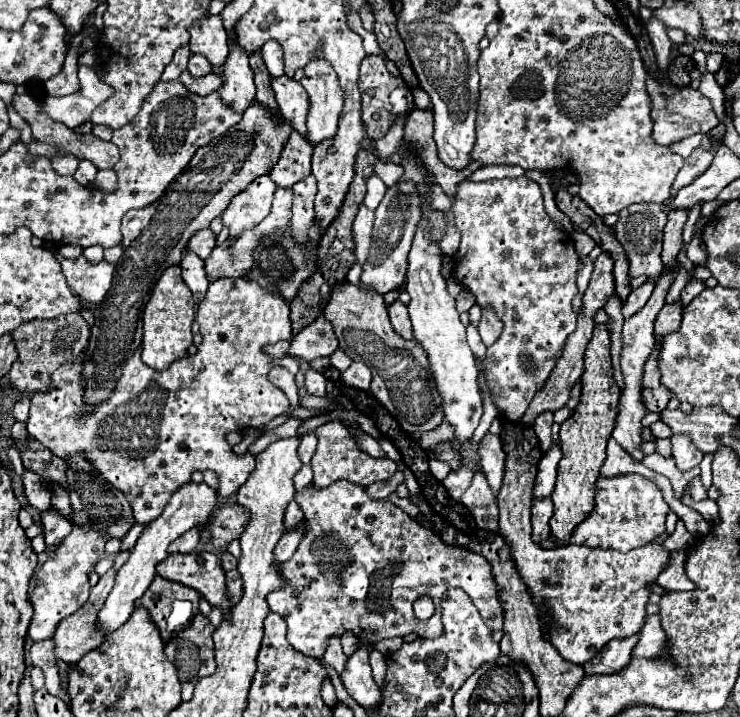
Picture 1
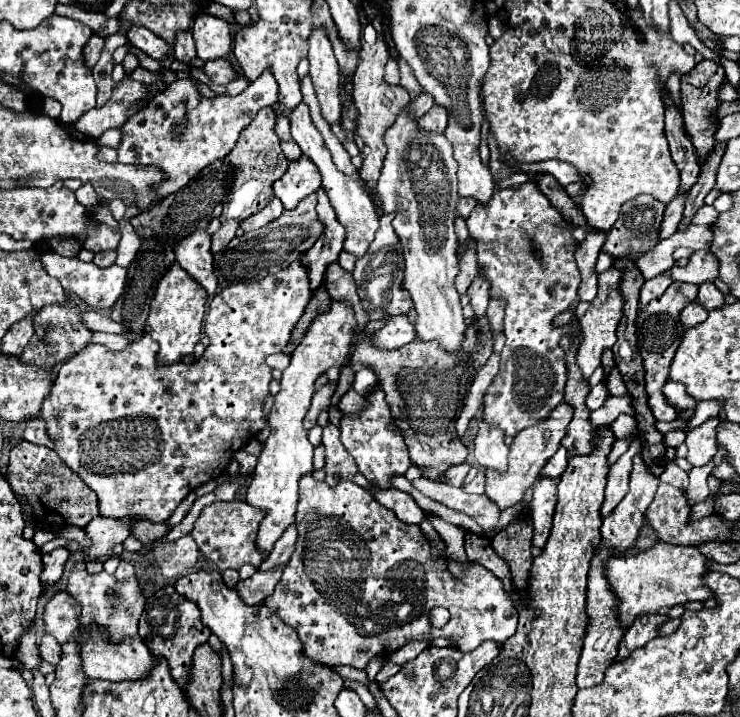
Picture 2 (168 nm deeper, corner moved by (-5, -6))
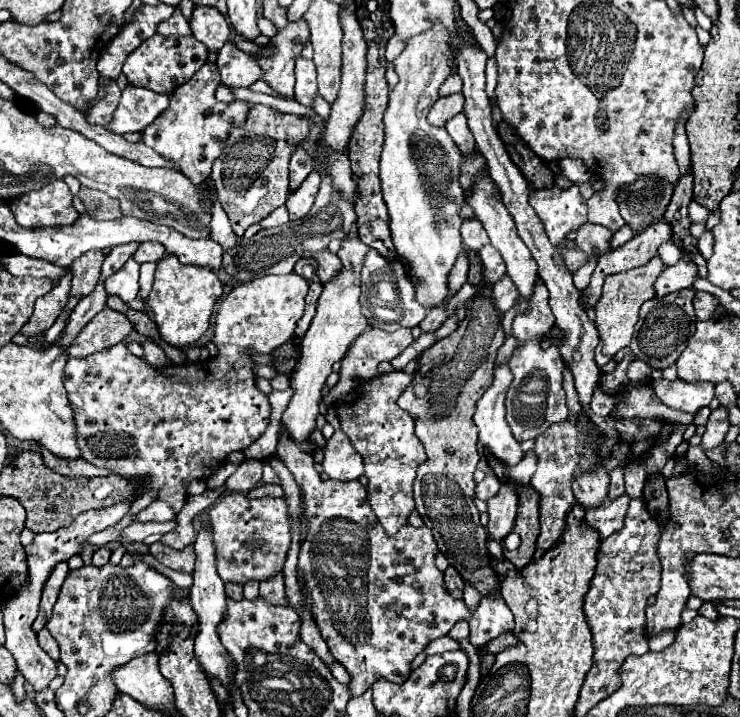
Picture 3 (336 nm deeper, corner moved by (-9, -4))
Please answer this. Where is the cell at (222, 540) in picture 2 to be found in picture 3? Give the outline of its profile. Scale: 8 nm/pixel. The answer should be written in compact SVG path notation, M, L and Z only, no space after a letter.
M229 493L221 497L209 509L209 527L213 529L213 541L217 547L217 571L225 583L239 583L245 585L247 581L267 581L275 573L283 569L287 559L287 551L291 547L291 515L287 509L285 499L277 497L263 497L263 499L249 499L243 493Z

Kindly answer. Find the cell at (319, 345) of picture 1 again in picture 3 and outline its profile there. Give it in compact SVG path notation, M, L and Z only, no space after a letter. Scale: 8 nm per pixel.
M343 239L341 249L337 251L341 259L341 269L337 277L331 281L323 283L323 293L317 303L317 315L311 321L309 331L305 333L301 341L301 359L291 373L291 389L295 389L293 399L289 401L287 411L283 413L281 427L289 431L293 441L303 449L311 453L311 443L309 443L309 433L315 429L315 419L319 415L319 399L321 399L321 389L325 387L325 381L329 373L333 371L333 363L341 361L343 355L347 353L349 345L367 329L367 319L361 313L359 305L359 295L361 295L361 269L365 263L369 247L361 243L361 239Z

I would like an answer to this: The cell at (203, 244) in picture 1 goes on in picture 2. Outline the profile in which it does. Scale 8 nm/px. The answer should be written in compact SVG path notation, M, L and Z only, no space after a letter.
M263 107L257 117L241 131L239 141L235 143L233 151L227 155L231 165L235 167L235 181L229 191L229 197L223 205L221 213L221 229L211 235L211 253L221 251L233 237L239 227L239 223L247 217L257 213L261 207L265 207L273 197L273 183L287 171L287 159L281 151L279 139L275 135L275 111L273 107Z

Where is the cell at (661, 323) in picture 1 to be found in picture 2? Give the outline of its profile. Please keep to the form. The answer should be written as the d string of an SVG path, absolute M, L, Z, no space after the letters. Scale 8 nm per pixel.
M689 303L681 311L681 317L679 317L679 321L681 321L683 327L693 327L693 325L705 321L705 319L707 319L707 309L701 307L701 305L697 305L697 303Z

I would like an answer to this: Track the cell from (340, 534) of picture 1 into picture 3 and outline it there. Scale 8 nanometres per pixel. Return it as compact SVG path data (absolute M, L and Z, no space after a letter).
M281 429L277 455L293 473L295 481L301 485L307 505L305 515L309 519L309 535L301 545L297 567L297 571L305 575L309 587L309 595L303 599L311 609L313 619L325 643L329 645L331 655L347 669L351 677L349 691L353 697L363 695L379 677L385 677L391 683L407 681L413 659L429 645L429 641L447 635L451 627L461 619L469 621L469 641L477 649L487 645L501 633L513 629L515 621L503 599L483 597L479 609L471 613L463 601L455 601L445 591L443 573L435 567L437 543L433 539L431 529L427 529L425 525L419 529L405 525L395 537L389 537L379 525L379 521L375 521L375 513L371 511L371 505L367 501L365 487L359 481L321 481L313 465L313 455L301 451L285 429Z

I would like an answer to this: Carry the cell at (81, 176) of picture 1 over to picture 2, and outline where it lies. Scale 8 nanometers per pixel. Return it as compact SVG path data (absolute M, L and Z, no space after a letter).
M83 183L83 185L75 191L75 195L77 195L77 201L81 201L87 209L93 209L95 205L99 205L97 195L95 195L95 189L91 187L91 183Z

